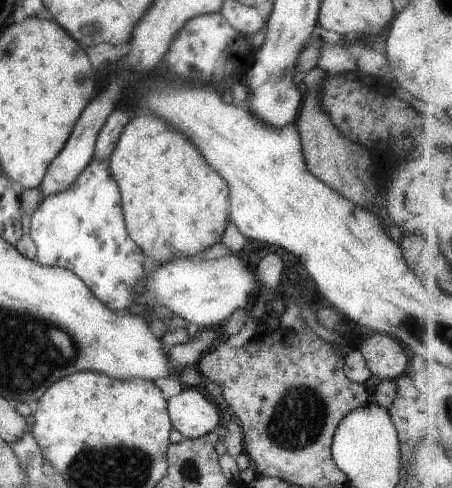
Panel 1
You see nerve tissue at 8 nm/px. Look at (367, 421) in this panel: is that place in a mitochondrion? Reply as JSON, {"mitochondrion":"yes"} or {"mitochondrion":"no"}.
{"mitochondrion":"no"}

